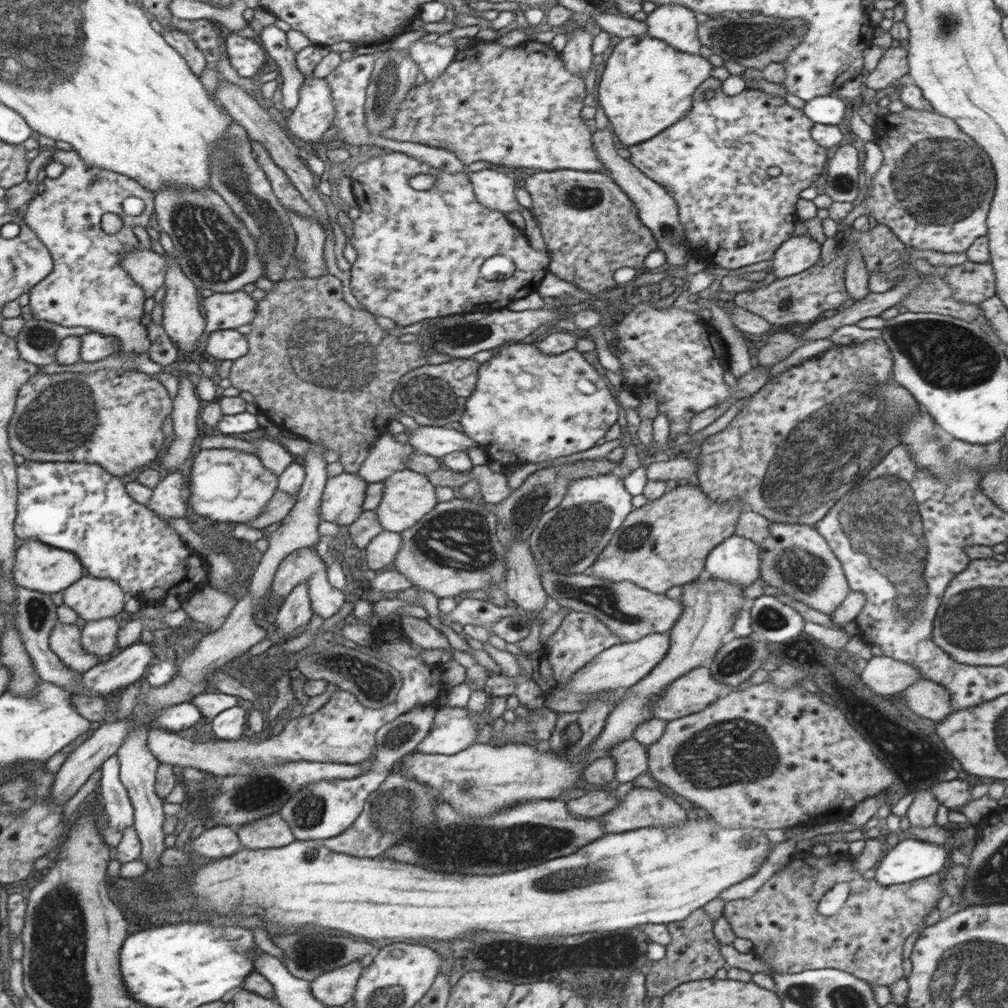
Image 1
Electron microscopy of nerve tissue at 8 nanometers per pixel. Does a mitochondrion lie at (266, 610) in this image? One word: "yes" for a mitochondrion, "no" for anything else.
no

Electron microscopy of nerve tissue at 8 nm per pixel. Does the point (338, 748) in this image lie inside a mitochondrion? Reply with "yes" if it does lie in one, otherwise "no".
no

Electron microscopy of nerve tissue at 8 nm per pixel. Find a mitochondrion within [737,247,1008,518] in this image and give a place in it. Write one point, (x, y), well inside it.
(948, 355)

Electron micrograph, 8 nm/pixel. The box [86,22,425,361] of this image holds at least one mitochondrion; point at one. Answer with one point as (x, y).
(215, 253)

